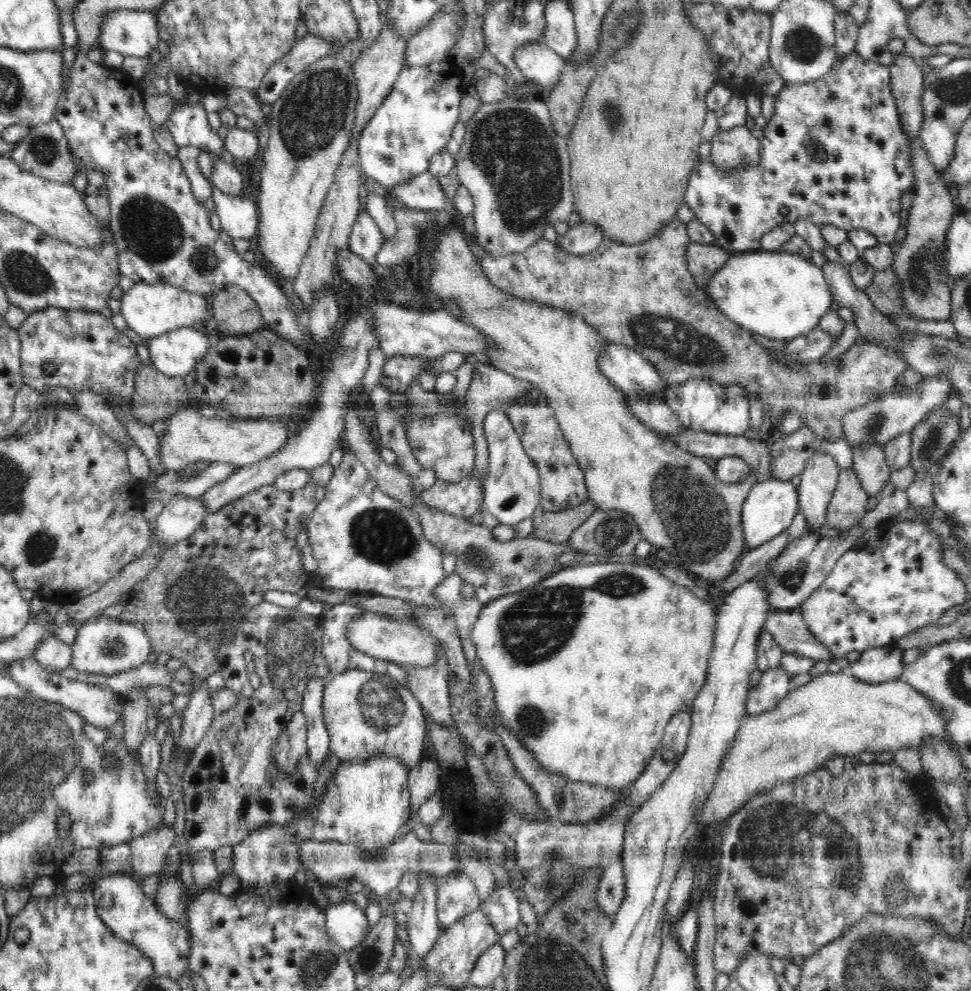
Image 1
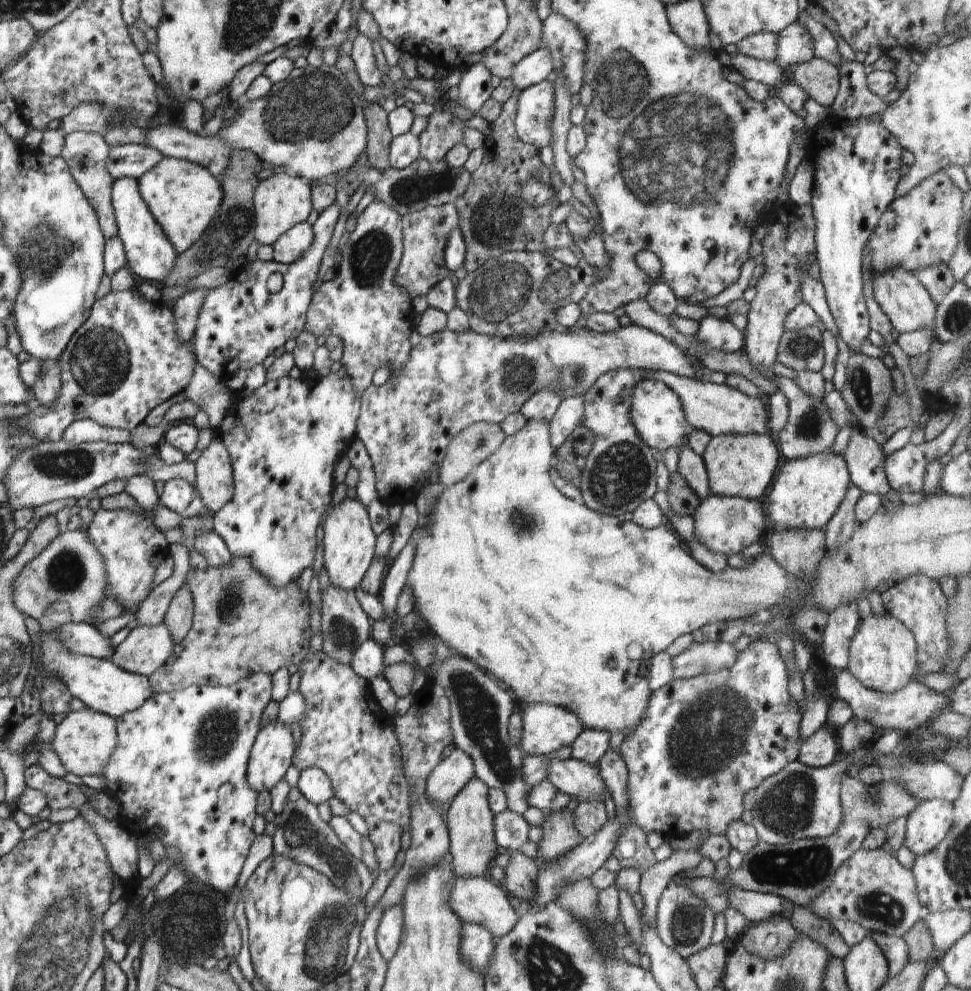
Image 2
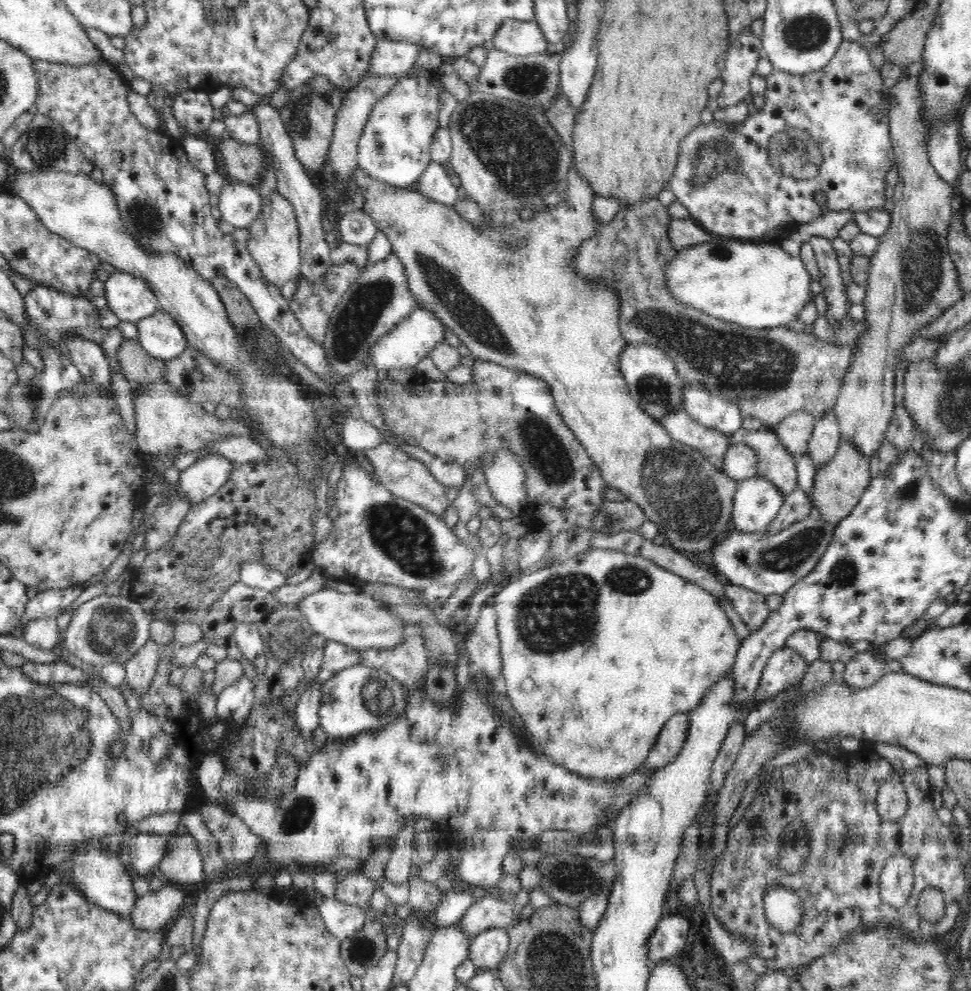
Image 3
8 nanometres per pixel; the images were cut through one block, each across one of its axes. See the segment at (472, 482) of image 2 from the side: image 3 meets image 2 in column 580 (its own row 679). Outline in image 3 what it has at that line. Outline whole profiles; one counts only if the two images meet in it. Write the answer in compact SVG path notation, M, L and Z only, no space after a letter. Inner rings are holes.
M591 548L564 562L551 567L525 571L519 577L504 581L494 598L497 613L497 632L500 637L502 676L505 678L506 695L514 710L520 715L532 745L540 749L554 764L589 779L615 781L624 779L638 767L644 765L649 752L660 736L662 728L677 712L690 712L700 704L712 684L733 669L741 641L736 635L732 622L720 607L719 600L706 589L660 568L647 558L626 554L612 549Z

